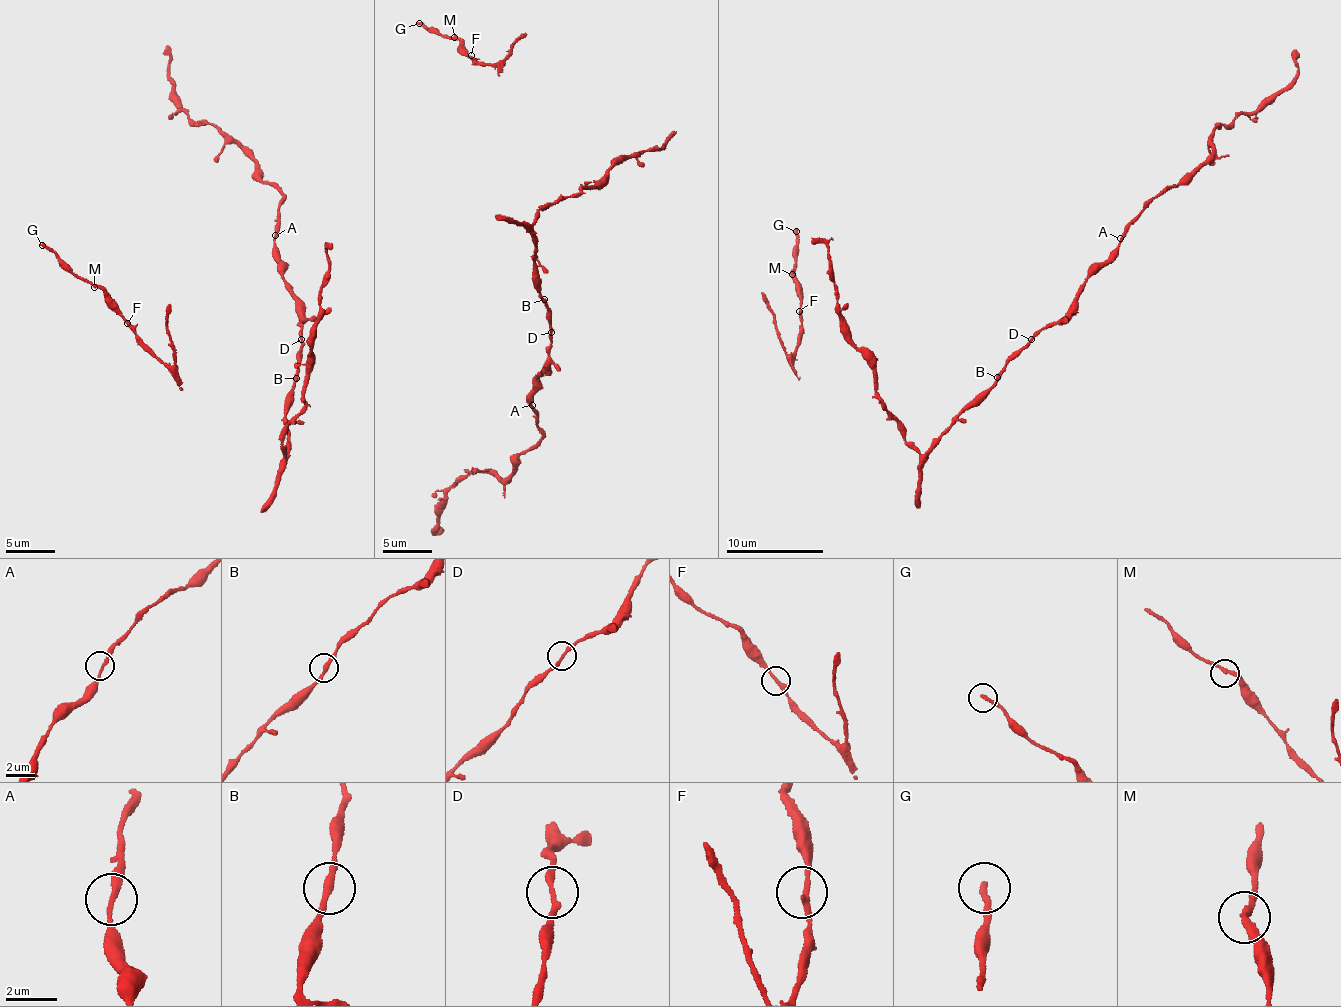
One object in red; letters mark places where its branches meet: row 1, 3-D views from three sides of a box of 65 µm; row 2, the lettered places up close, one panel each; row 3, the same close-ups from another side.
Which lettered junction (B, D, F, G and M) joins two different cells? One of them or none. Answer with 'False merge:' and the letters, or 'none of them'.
False merge: none of them

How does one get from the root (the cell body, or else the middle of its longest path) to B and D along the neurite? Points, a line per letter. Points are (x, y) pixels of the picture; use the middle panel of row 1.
B: (537, 278), (544, 299)
D: (537, 278), (552, 318), (552, 332)

